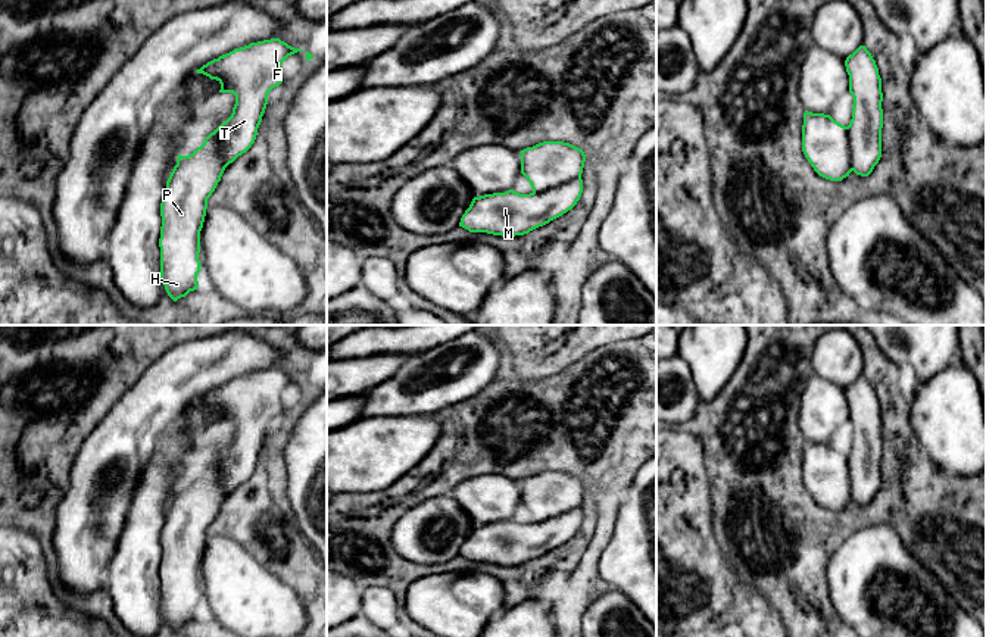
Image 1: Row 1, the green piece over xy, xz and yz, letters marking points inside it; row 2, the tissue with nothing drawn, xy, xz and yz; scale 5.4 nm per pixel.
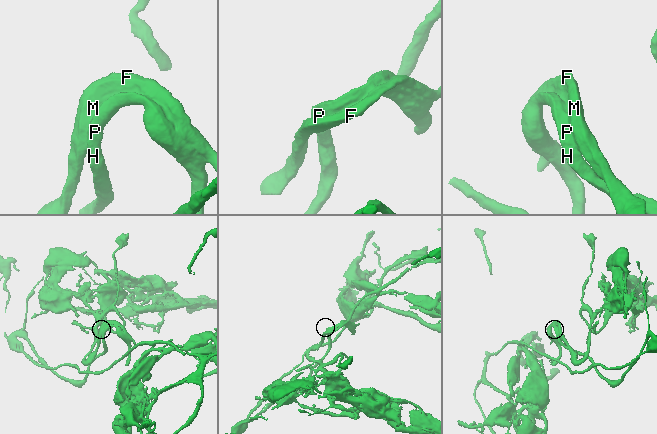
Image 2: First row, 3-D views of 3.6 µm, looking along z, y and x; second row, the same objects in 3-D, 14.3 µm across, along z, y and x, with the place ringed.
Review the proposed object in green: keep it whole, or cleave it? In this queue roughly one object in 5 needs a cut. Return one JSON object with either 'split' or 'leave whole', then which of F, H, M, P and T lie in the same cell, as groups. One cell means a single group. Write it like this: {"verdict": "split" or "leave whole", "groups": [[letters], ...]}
{"verdict": "leave whole", "groups": [["F", "H", "M", "P", "T"]]}

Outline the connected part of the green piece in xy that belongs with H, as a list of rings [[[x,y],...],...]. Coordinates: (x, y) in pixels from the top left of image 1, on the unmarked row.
[[[271,368],[234,378],[196,400],[216,409],[221,413],[219,422],[233,422],[235,434],[231,446],[210,462],[200,477],[188,485],[178,483],[177,494],[166,510],[160,533],[160,612],[174,631],[199,616],[197,603],[202,597],[199,590],[200,561],[206,546],[208,528],[215,521],[225,497],[255,472],[268,434],[268,424],[283,412],[281,394],[297,381],[303,380],[294,378],[280,368]]]

